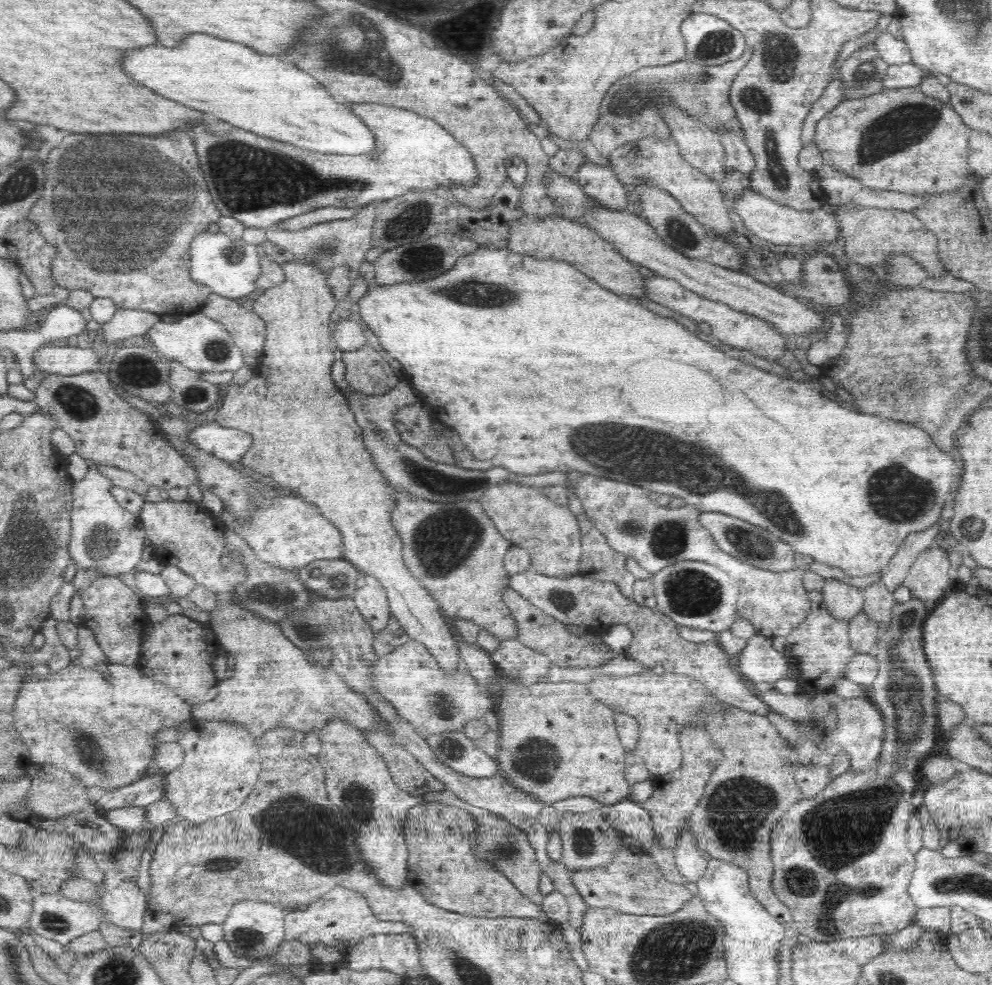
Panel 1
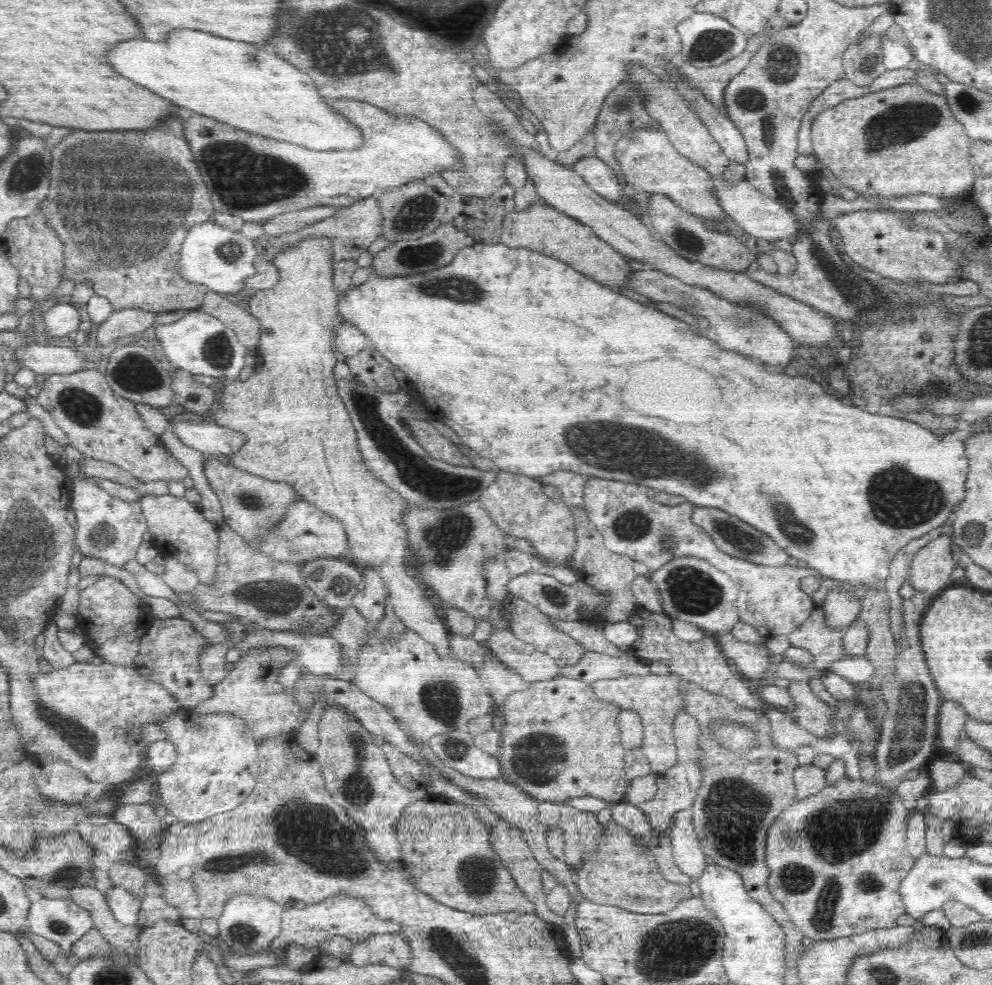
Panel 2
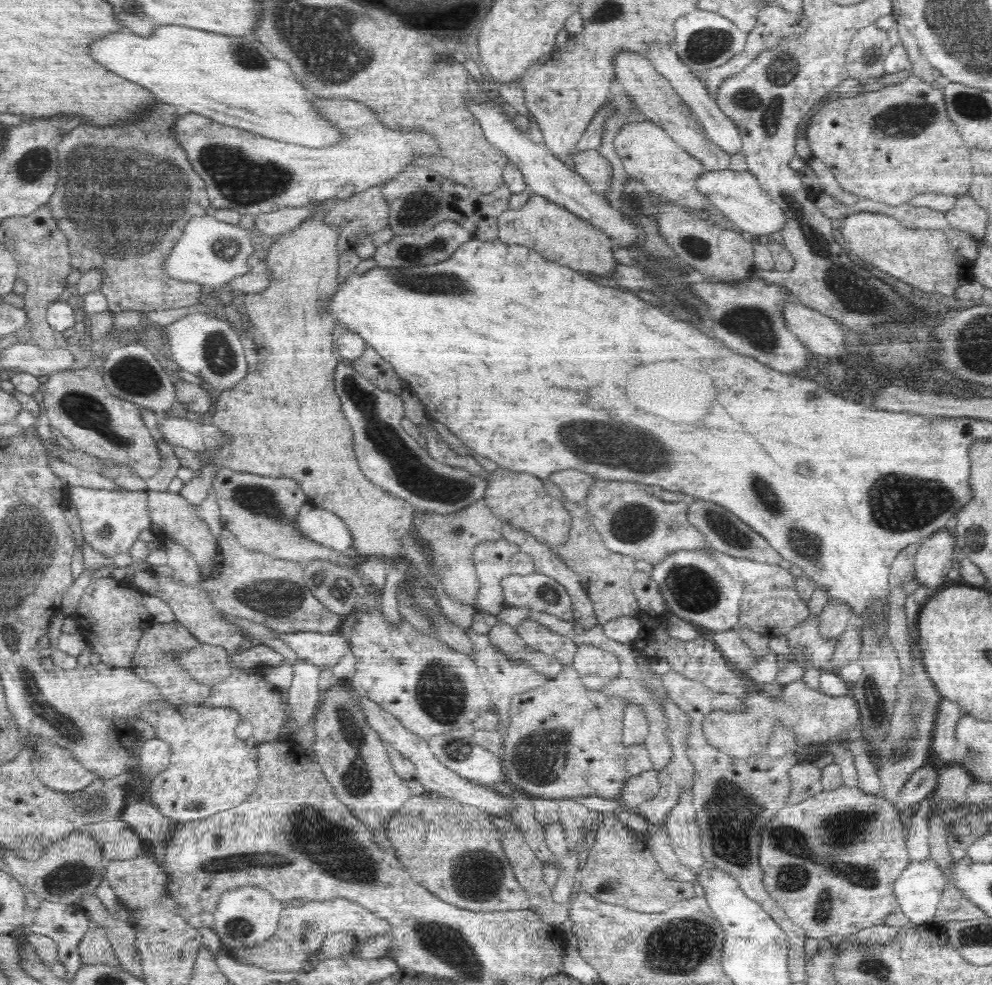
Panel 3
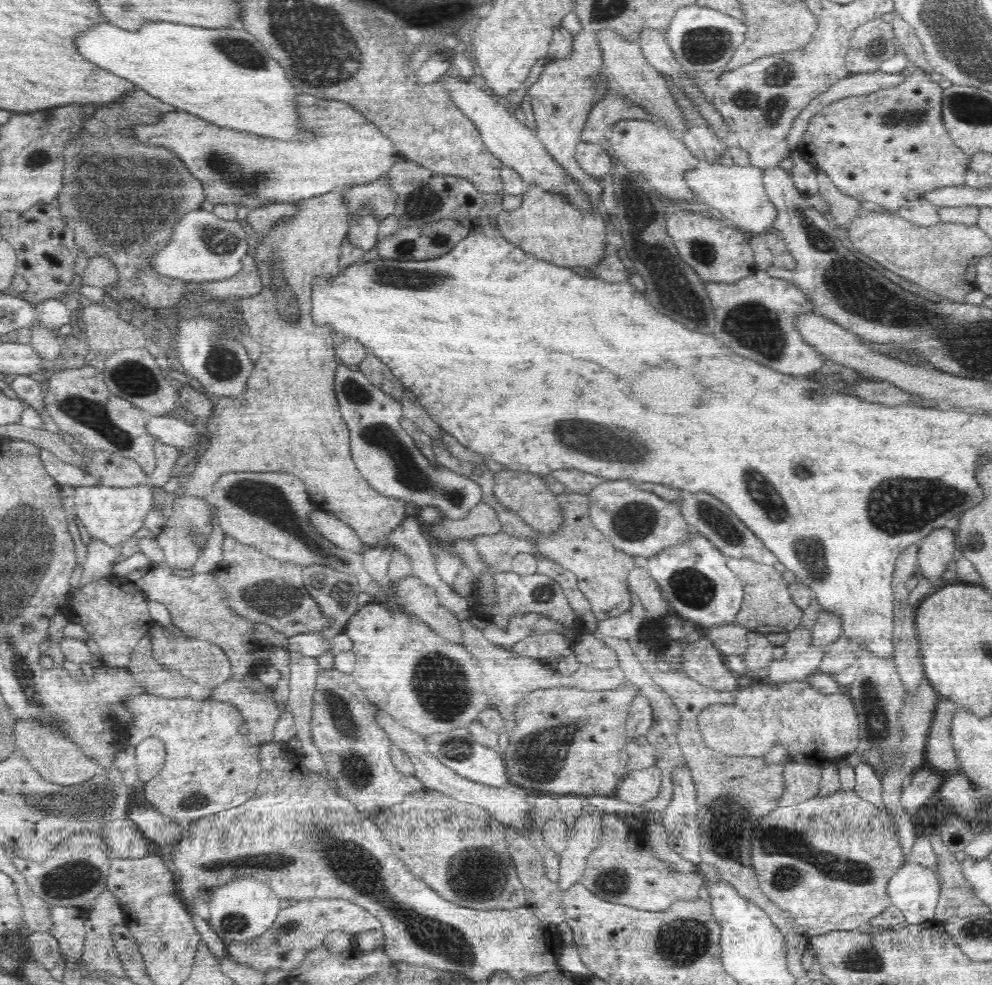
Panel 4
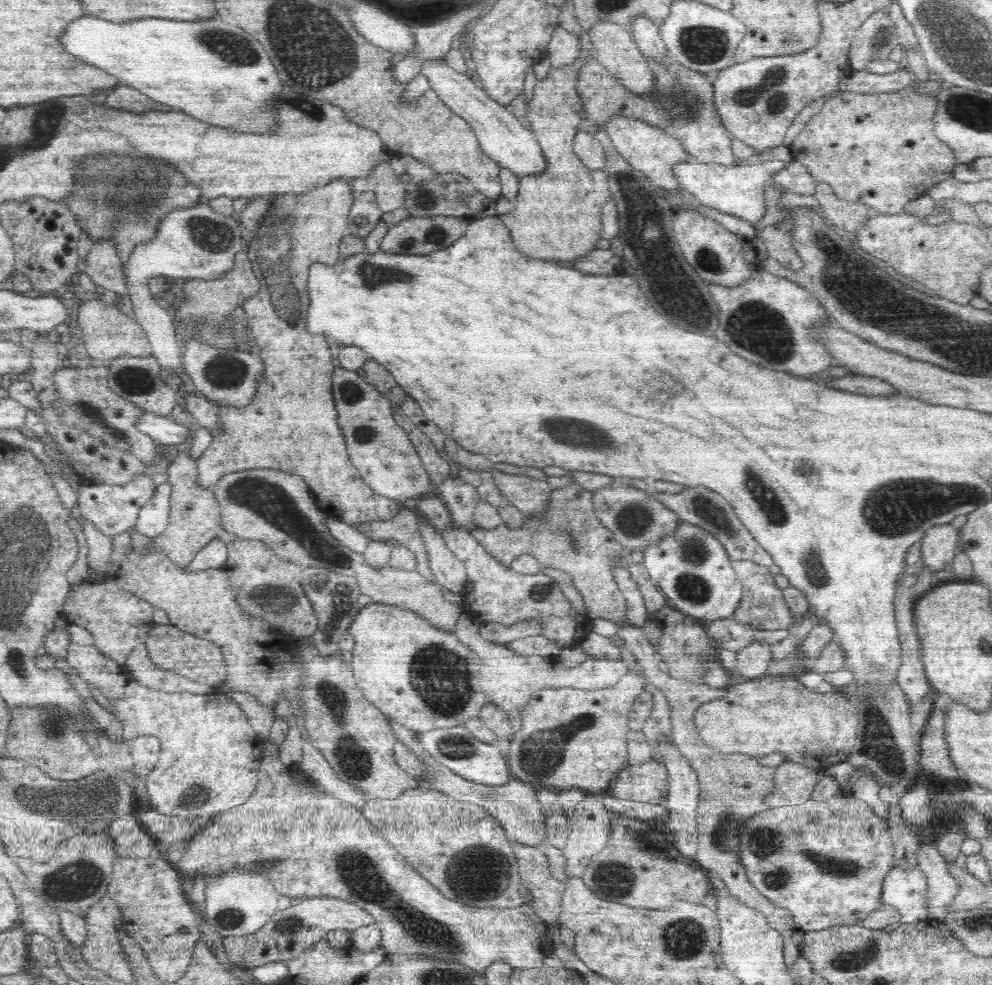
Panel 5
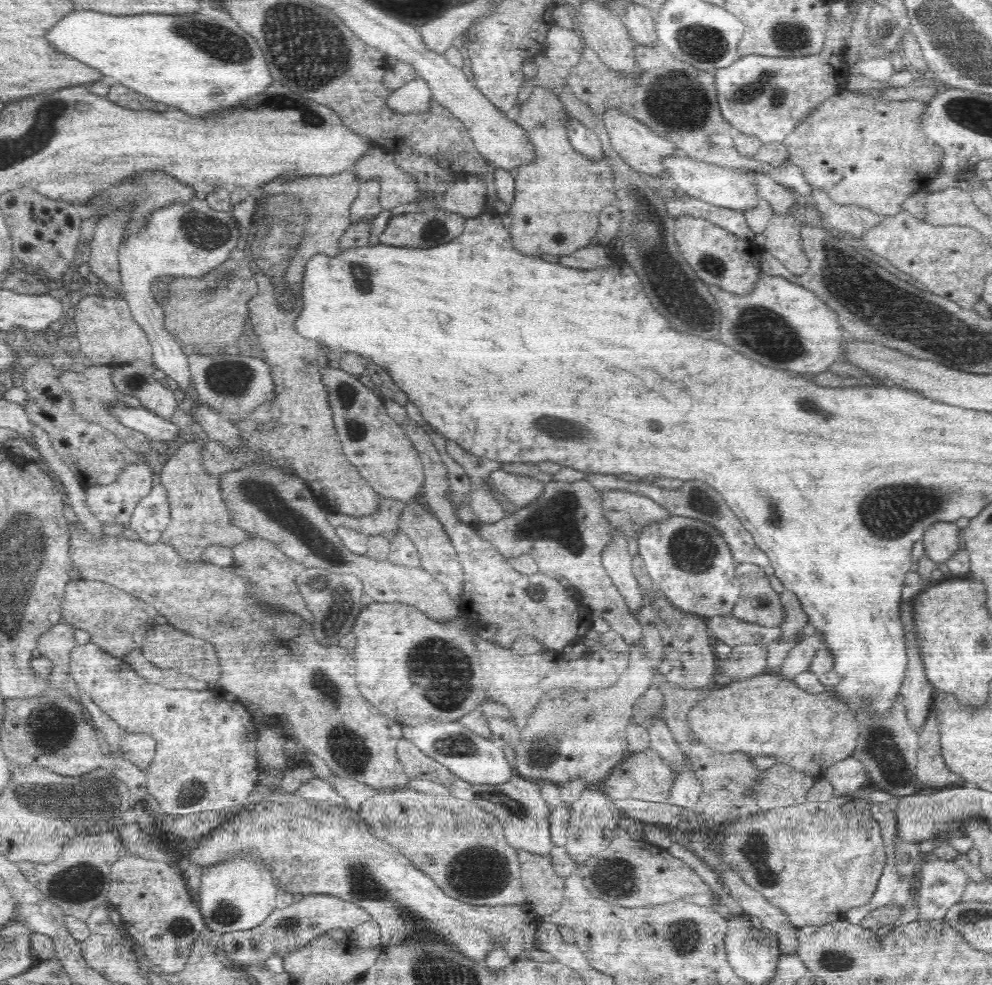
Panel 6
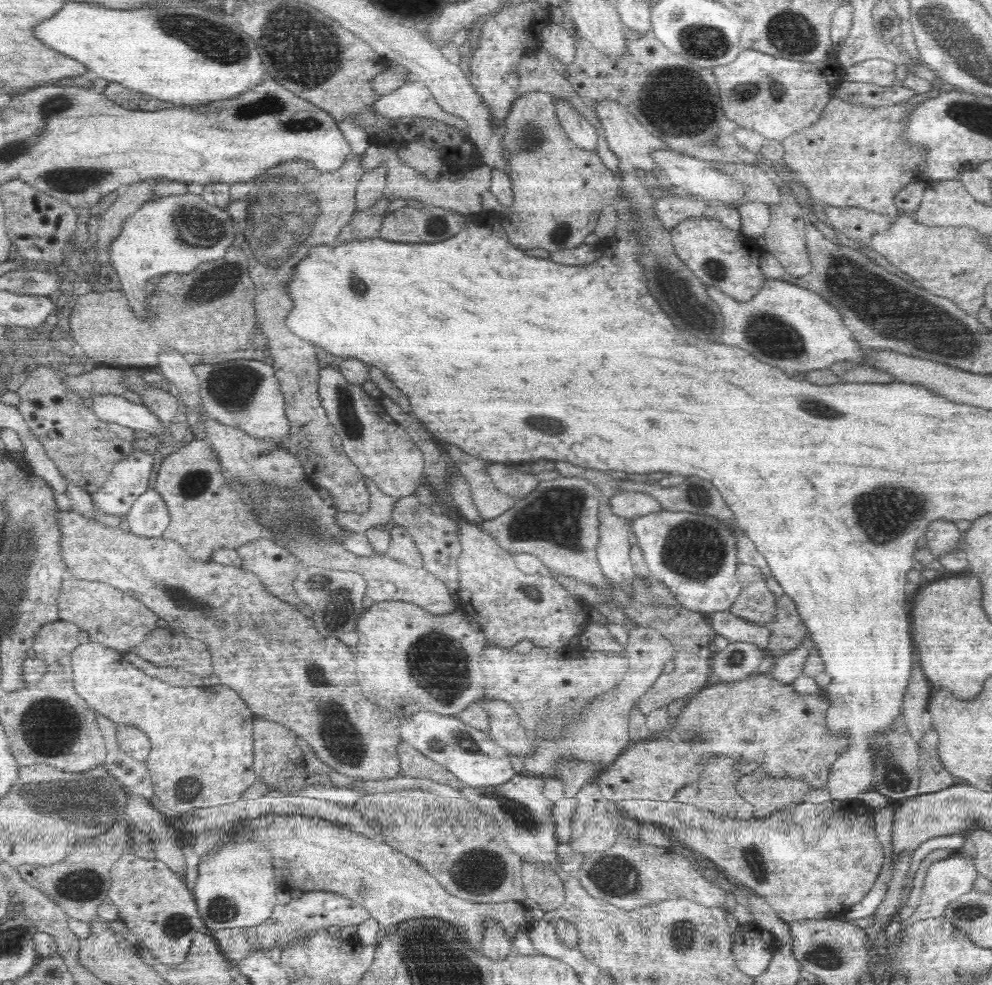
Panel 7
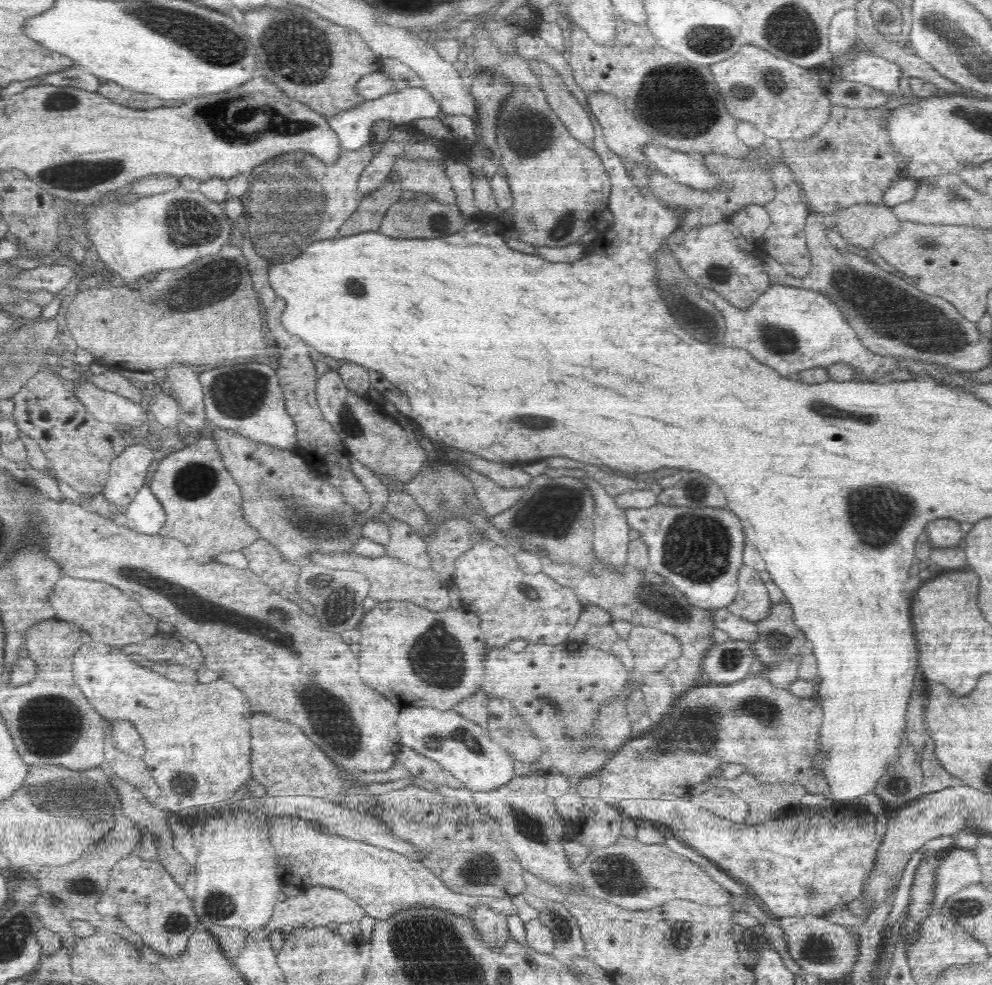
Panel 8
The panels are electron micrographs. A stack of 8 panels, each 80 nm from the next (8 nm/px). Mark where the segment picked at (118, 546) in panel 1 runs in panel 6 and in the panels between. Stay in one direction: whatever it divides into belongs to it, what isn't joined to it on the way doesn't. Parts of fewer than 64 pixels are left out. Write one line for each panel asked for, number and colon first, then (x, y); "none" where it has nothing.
2: (108, 528)
3: (111, 520)
4: (112, 515)
5: (113, 509)
6: (113, 503)

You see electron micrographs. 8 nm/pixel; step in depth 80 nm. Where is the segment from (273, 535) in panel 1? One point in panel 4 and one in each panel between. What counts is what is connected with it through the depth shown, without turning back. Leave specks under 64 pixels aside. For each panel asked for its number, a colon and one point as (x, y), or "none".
2: (304, 533)
3: (324, 527)
4: (330, 526)

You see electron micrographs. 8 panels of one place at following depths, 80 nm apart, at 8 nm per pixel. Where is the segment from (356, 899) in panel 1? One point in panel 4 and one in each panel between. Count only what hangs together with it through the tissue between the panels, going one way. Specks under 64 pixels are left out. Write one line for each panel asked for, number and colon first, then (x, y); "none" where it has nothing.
2: (308, 925)
3: (302, 927)
4: (301, 927)

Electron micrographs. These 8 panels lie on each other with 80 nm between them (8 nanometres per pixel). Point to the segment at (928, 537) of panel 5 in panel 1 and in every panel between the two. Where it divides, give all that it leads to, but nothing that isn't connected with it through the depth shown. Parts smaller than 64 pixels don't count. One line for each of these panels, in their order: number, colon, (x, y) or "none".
1: (930, 578)
2: (930, 572)
3: (935, 557)
4: (936, 551)

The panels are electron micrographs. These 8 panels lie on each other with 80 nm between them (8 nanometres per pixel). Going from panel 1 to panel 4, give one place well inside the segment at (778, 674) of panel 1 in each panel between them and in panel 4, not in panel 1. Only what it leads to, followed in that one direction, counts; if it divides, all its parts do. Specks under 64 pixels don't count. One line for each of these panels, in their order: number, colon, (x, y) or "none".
2: (751, 661)
3: (729, 642)
4: (731, 639)

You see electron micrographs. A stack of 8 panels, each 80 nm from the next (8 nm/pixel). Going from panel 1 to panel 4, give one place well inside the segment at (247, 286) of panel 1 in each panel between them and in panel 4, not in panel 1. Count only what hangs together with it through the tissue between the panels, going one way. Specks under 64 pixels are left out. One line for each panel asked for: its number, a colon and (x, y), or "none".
2: (222, 259)
3: (209, 251)
4: (203, 247)

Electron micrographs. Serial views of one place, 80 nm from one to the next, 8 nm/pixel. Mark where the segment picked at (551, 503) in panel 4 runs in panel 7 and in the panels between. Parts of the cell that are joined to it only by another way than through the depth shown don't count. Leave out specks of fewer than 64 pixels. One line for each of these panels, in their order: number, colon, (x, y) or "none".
5: (530, 495)
6: (520, 490)
7: (509, 479)

